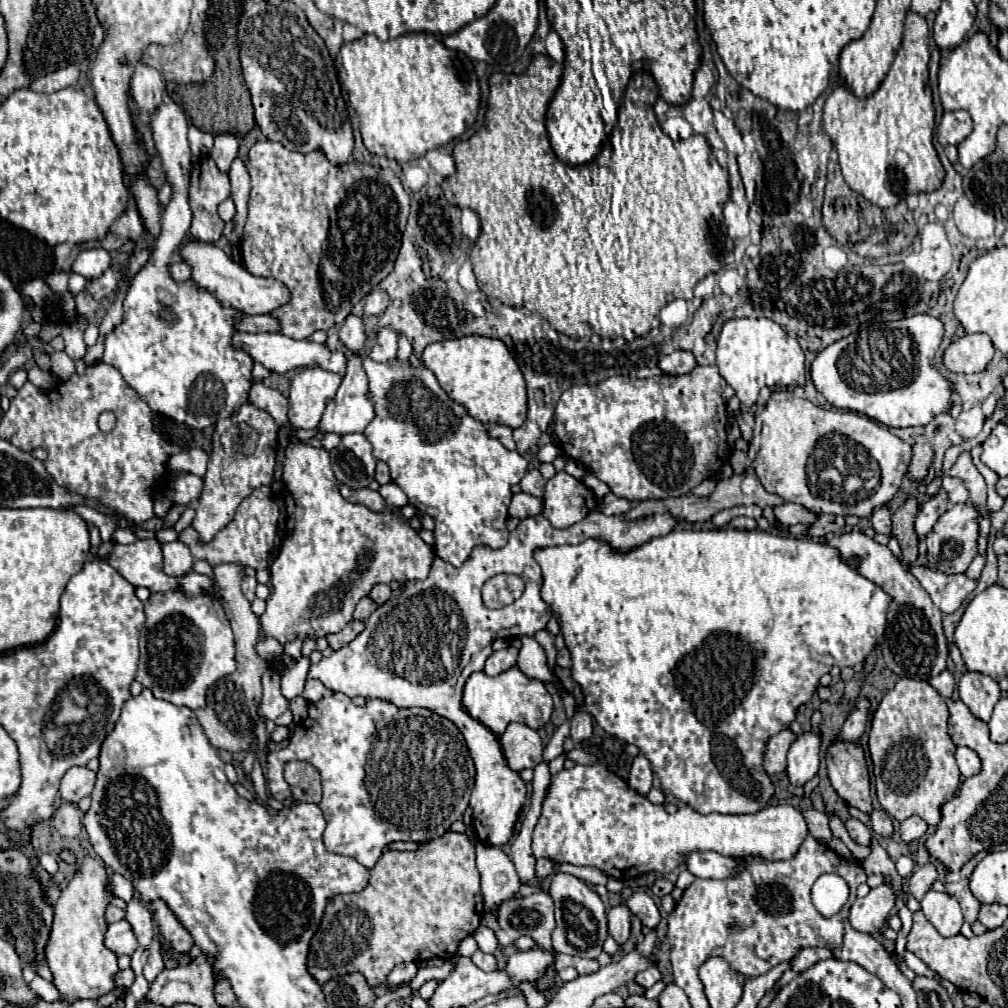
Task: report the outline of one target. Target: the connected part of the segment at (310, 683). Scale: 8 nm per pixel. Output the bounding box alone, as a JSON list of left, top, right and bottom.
[302,679,330,703]

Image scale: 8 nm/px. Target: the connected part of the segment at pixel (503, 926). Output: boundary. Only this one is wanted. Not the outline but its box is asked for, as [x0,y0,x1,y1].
[496,891,554,949]

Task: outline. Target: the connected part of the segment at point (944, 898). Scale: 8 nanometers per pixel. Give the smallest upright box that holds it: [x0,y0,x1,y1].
[920,889,962,937]

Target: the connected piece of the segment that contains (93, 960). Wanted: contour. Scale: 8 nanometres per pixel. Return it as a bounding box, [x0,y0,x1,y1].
[46,855,118,1001]

